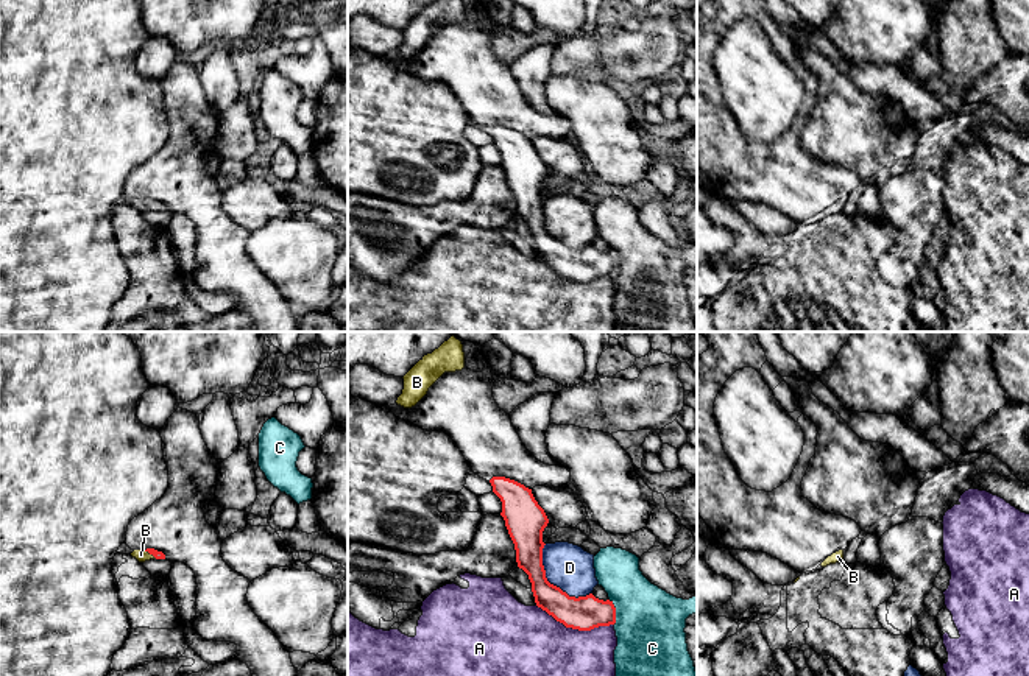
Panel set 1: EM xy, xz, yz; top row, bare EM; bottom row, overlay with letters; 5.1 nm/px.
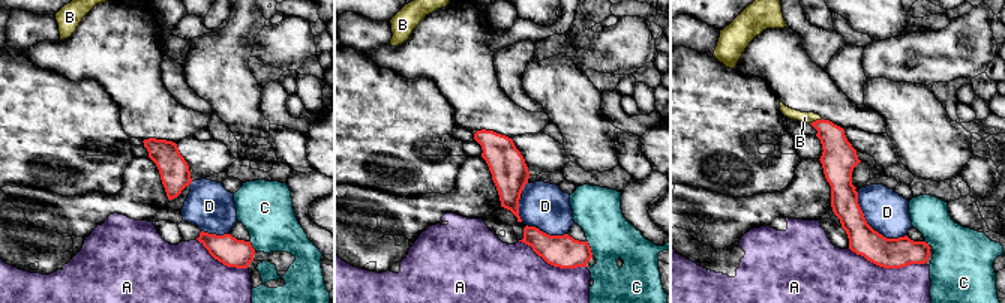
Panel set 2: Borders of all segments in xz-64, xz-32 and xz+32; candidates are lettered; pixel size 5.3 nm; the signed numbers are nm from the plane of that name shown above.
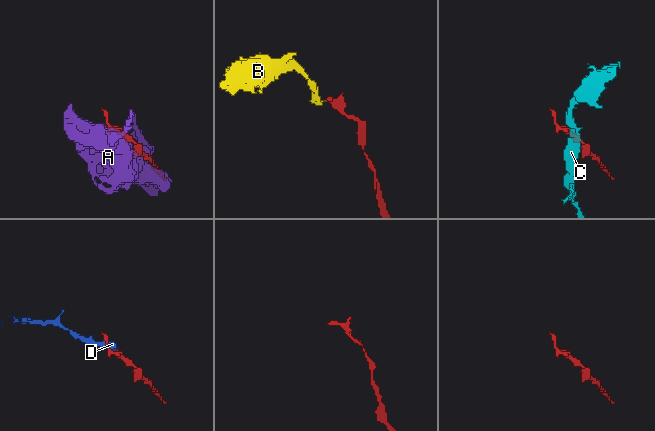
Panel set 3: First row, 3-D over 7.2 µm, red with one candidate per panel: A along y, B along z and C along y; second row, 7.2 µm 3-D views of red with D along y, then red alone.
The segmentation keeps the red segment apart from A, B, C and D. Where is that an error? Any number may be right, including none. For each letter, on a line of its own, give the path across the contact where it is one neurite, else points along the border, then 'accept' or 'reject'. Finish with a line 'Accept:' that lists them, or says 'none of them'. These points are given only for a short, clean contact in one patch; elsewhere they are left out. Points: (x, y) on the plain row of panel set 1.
A: reject
B: way xy (158, 206), (150, 204), (141, 206); accept
C: border xz (608, 251), (615, 259), (616, 273); reject
D: reject
Accept: B

